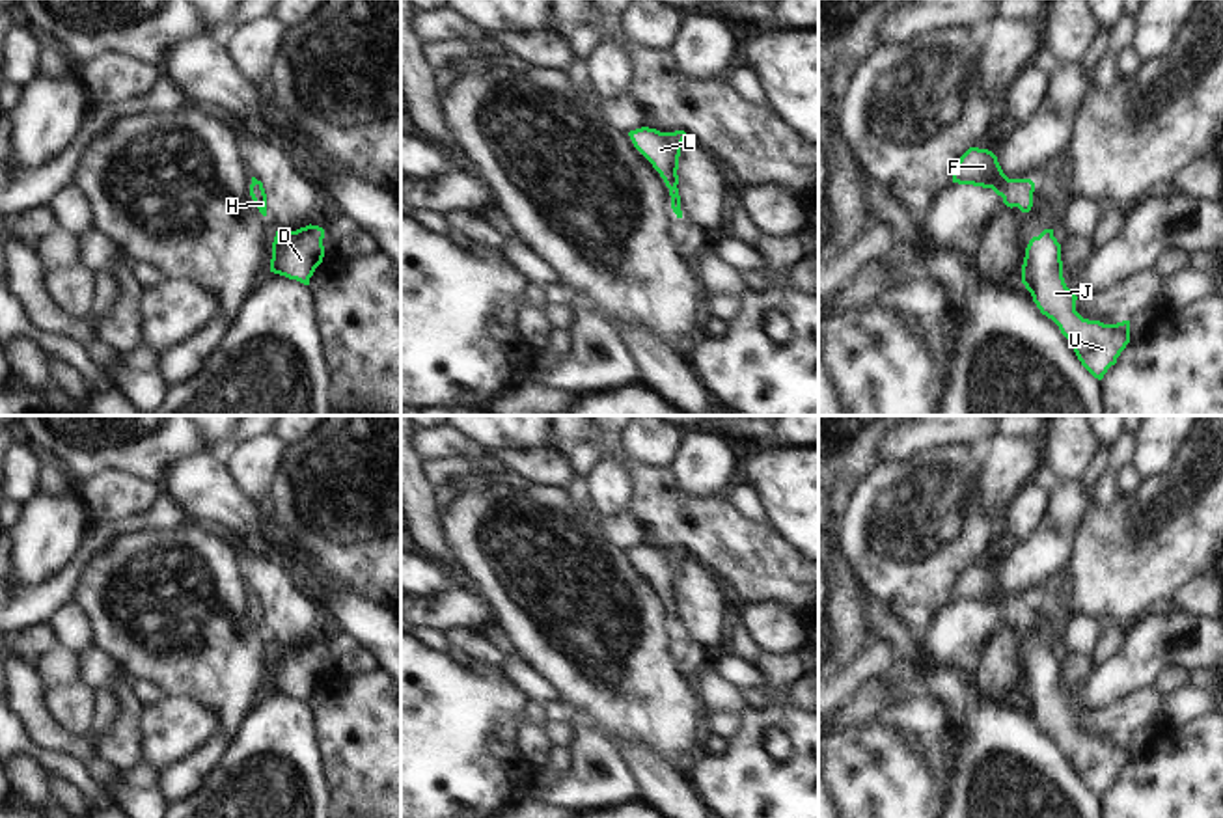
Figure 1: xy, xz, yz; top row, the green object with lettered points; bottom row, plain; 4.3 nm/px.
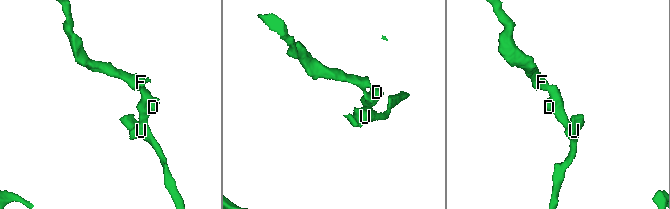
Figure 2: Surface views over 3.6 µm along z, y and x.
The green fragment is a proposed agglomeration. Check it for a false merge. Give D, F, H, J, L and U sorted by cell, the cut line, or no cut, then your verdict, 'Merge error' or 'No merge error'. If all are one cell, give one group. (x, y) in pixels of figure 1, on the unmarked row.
Groups: D F H J L U. No split. No merge error

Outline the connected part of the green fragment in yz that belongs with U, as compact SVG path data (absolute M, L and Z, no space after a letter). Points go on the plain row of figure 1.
M1053 647L1033 654L1025 665L1022 701L1042 732L1051 736L1072 762L1081 783L1098 798L1130 760L1130 738L1104 742L1076 729L1078 714L1063 695L1061 661Z

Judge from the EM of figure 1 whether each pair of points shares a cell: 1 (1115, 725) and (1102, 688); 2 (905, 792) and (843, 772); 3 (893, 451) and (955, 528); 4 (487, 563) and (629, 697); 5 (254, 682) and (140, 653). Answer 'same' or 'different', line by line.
1: different
2: same
3: different
4: same
5: same

